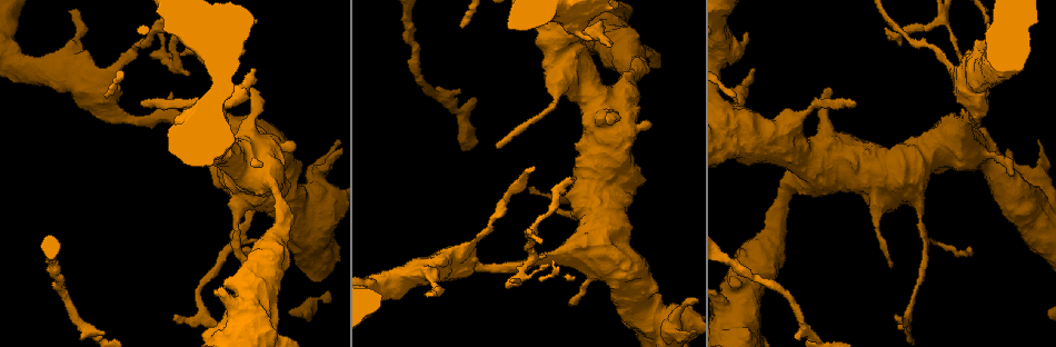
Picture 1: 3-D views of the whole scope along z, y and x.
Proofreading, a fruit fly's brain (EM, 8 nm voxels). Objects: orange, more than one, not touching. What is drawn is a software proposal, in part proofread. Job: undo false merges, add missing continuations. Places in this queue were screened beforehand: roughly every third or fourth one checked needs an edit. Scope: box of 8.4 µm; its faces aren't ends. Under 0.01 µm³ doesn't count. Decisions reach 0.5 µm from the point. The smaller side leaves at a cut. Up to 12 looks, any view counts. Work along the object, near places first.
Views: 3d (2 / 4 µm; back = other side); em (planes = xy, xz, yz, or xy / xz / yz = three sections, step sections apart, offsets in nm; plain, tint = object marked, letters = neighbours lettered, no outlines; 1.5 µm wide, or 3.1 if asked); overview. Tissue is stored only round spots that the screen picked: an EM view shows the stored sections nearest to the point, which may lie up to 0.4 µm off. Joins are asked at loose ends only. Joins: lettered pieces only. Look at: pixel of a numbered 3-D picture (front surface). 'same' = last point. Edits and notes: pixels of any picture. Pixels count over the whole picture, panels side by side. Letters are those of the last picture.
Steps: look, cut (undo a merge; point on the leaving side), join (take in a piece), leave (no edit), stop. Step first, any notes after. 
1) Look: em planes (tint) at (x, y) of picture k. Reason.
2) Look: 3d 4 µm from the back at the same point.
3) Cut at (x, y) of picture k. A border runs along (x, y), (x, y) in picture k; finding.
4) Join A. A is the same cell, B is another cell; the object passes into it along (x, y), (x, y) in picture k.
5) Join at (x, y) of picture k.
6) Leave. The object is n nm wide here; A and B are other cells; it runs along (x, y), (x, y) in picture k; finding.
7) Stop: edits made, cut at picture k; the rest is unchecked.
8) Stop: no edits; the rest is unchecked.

Look: em planes (letters) at (892, 266) of picture 1. Free end.

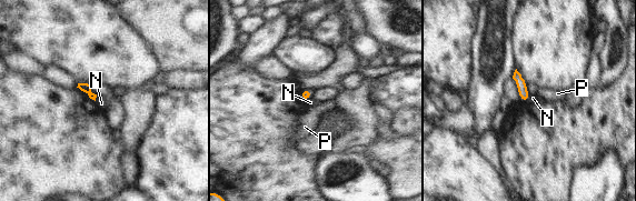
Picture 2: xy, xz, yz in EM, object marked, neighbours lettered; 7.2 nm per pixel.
Leave. N and P are other cells; a border runs along (97, 96), (95, 100) in picture 2; no lettered piece goes on from it.

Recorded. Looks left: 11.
Look: 3d 4 µm at (568, 178) of picture 1. Branch stops here.

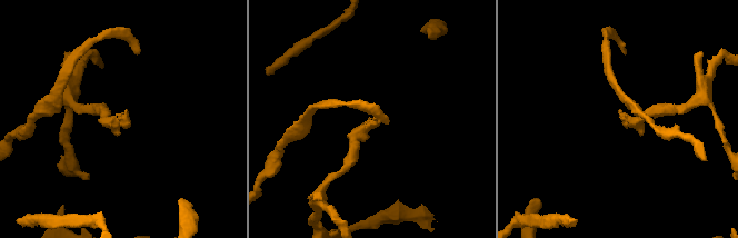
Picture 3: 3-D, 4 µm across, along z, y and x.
Look: em planes (letters) at (375, 118) of picture 3. Shape alone is not enough.

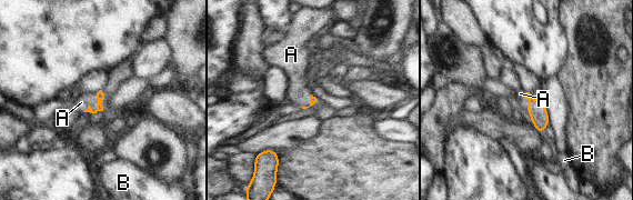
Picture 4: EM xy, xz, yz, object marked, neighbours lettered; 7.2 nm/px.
Join at (81, 102) of picture 4. A is the same cell, B is another cell; it goes on there.

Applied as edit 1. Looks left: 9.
Look: em yz step 4 (letters) at (1012, 175) of picture 1. Thin end.

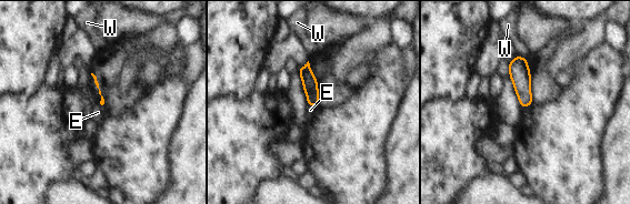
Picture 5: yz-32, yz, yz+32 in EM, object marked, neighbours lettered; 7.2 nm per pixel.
Leave. E and W are other cells; no lettered piece goes on from it.

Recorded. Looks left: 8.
Stop: edits made, join at picture 4; the rest is unchecked.

